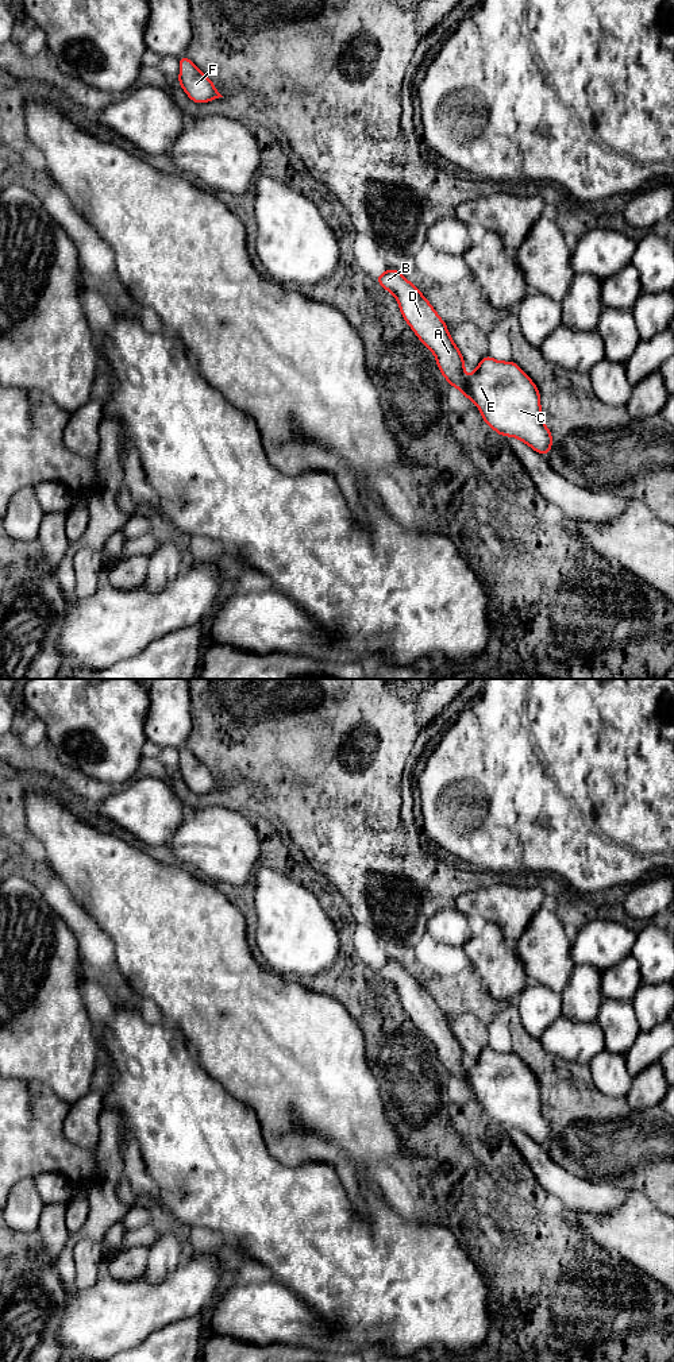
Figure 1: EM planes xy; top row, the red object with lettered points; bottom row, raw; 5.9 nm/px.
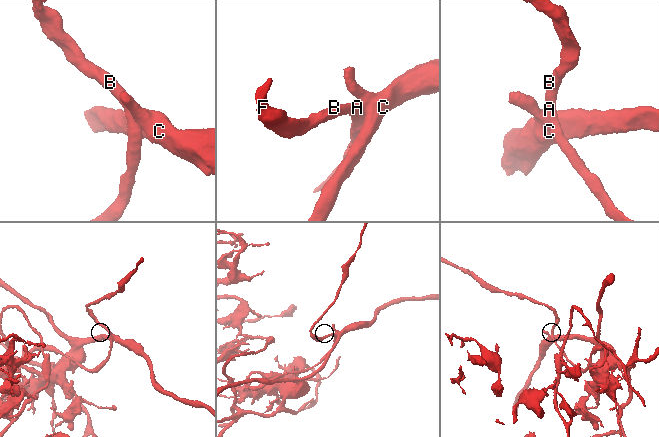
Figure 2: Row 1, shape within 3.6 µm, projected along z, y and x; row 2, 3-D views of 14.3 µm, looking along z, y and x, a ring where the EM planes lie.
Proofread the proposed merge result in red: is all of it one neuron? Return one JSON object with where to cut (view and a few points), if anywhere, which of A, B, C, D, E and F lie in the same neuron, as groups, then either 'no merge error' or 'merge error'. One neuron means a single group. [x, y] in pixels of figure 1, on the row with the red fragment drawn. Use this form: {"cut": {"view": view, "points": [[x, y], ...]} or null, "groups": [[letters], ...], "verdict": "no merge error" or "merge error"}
{"cut": {"view": "xy", "points": [[465, 378], [470, 398]]}, "groups": [["A", "B", "D", "F"], ["C", "E"]], "verdict": "merge error"}

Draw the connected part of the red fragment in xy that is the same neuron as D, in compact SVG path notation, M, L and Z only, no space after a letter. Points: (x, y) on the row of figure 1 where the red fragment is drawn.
M389 269L374 278L385 290L397 298L404 320L420 342L434 352L438 369L446 381L470 400L465 377L465 359L452 342L446 323L435 312L432 305L420 290L396 269Z

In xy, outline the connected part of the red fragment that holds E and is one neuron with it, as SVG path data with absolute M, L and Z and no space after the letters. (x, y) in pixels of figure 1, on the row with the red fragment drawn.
M486 355L466 382L485 424L547 456L552 436L543 423L539 390L513 360L498 362Z

